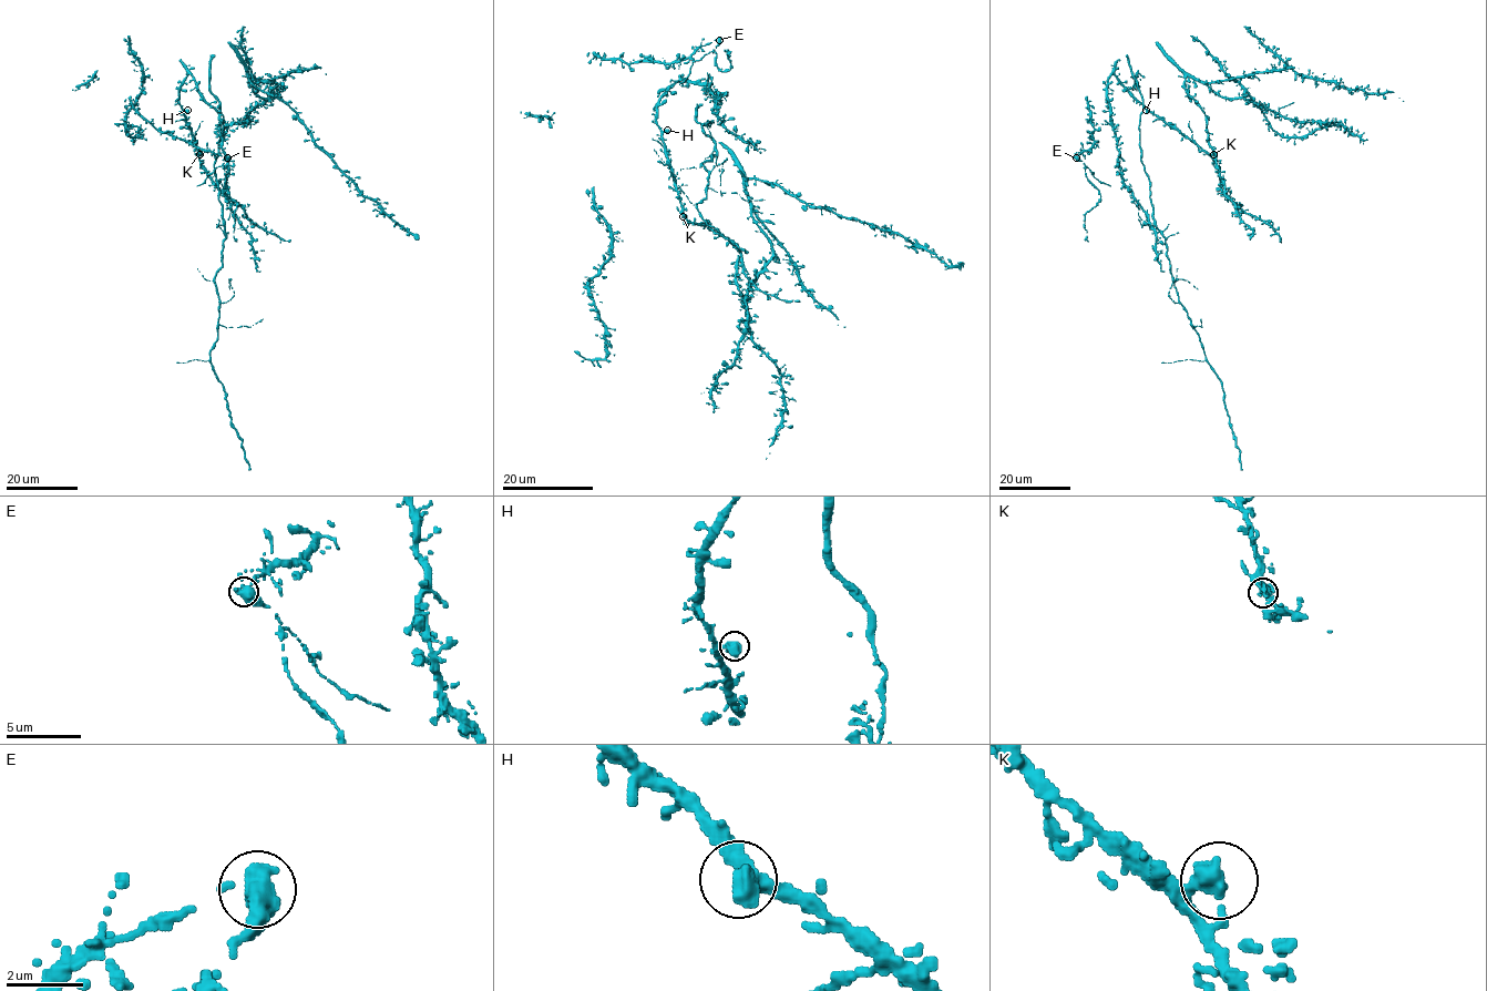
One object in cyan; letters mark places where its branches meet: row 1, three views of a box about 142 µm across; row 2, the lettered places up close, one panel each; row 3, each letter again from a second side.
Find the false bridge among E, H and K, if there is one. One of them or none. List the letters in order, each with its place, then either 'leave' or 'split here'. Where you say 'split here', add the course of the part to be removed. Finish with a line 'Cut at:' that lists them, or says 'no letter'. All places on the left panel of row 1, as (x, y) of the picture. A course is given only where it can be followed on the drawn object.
E: at (227, 157); split here; foreign part runs (227, 157), (223, 164), (225, 187), (236, 202), (236, 242)
H: at (187, 110); leave
K: at (200, 154); leave
Cut at: E

